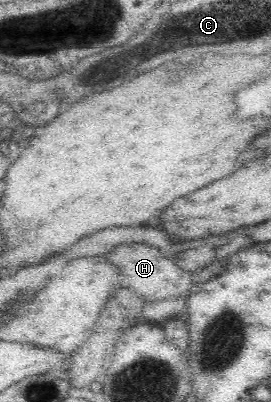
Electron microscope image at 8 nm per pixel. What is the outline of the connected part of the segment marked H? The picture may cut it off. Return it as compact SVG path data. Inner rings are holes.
M131 243L131 245L117 247L115 251L107 253L105 257L118 268L124 285L141 295L145 303L188 293L190 285L197 280L196 274L180 269L174 263L171 255L161 255L159 251L160 249L155 249L145 243L137 243L137 245Z

